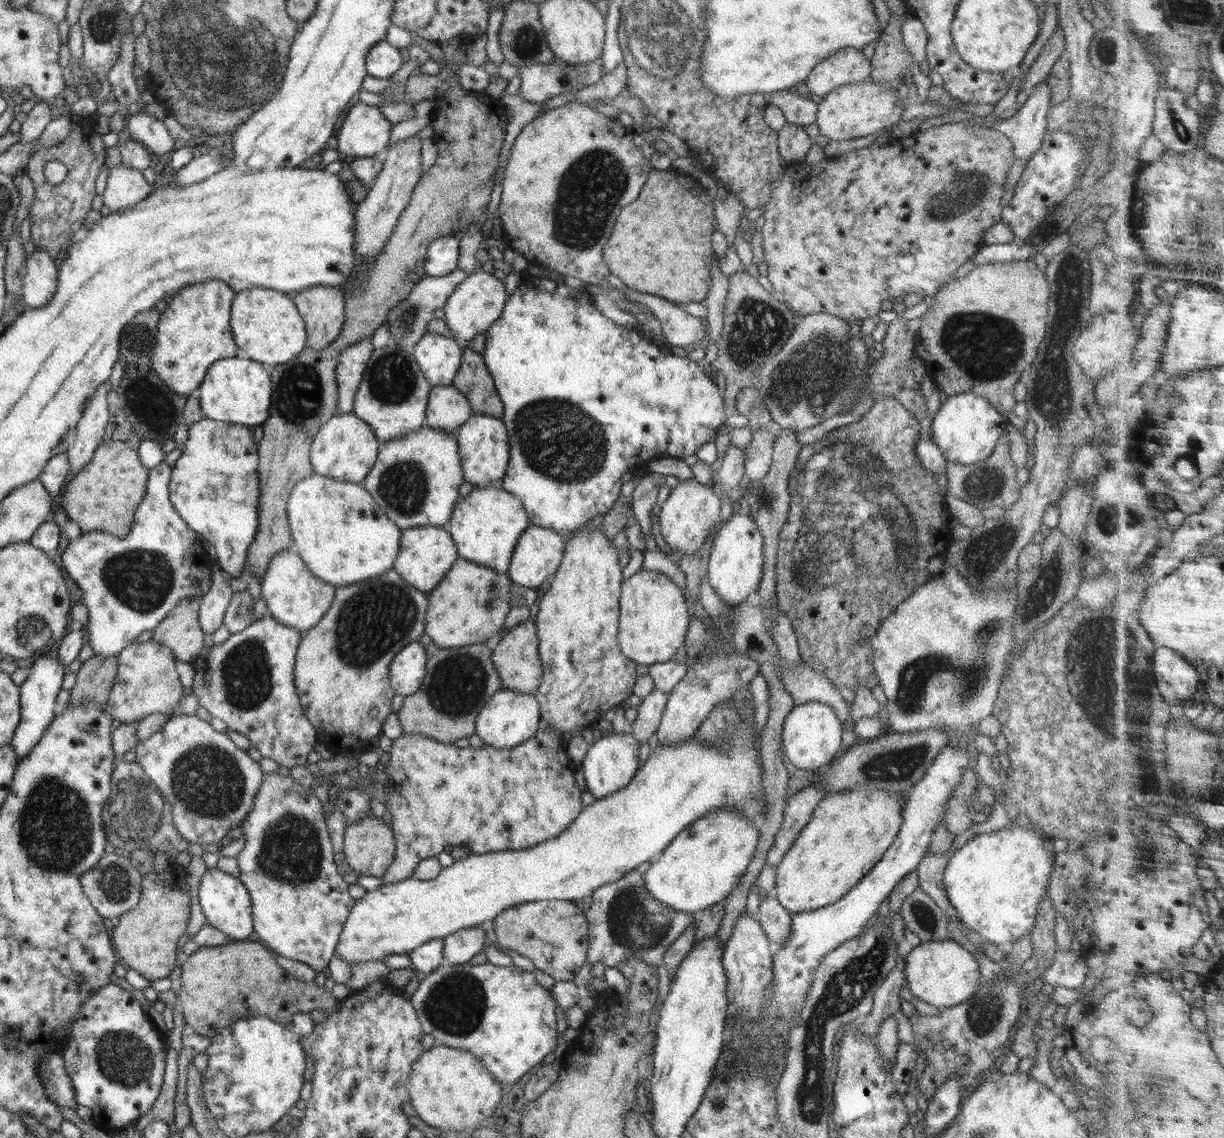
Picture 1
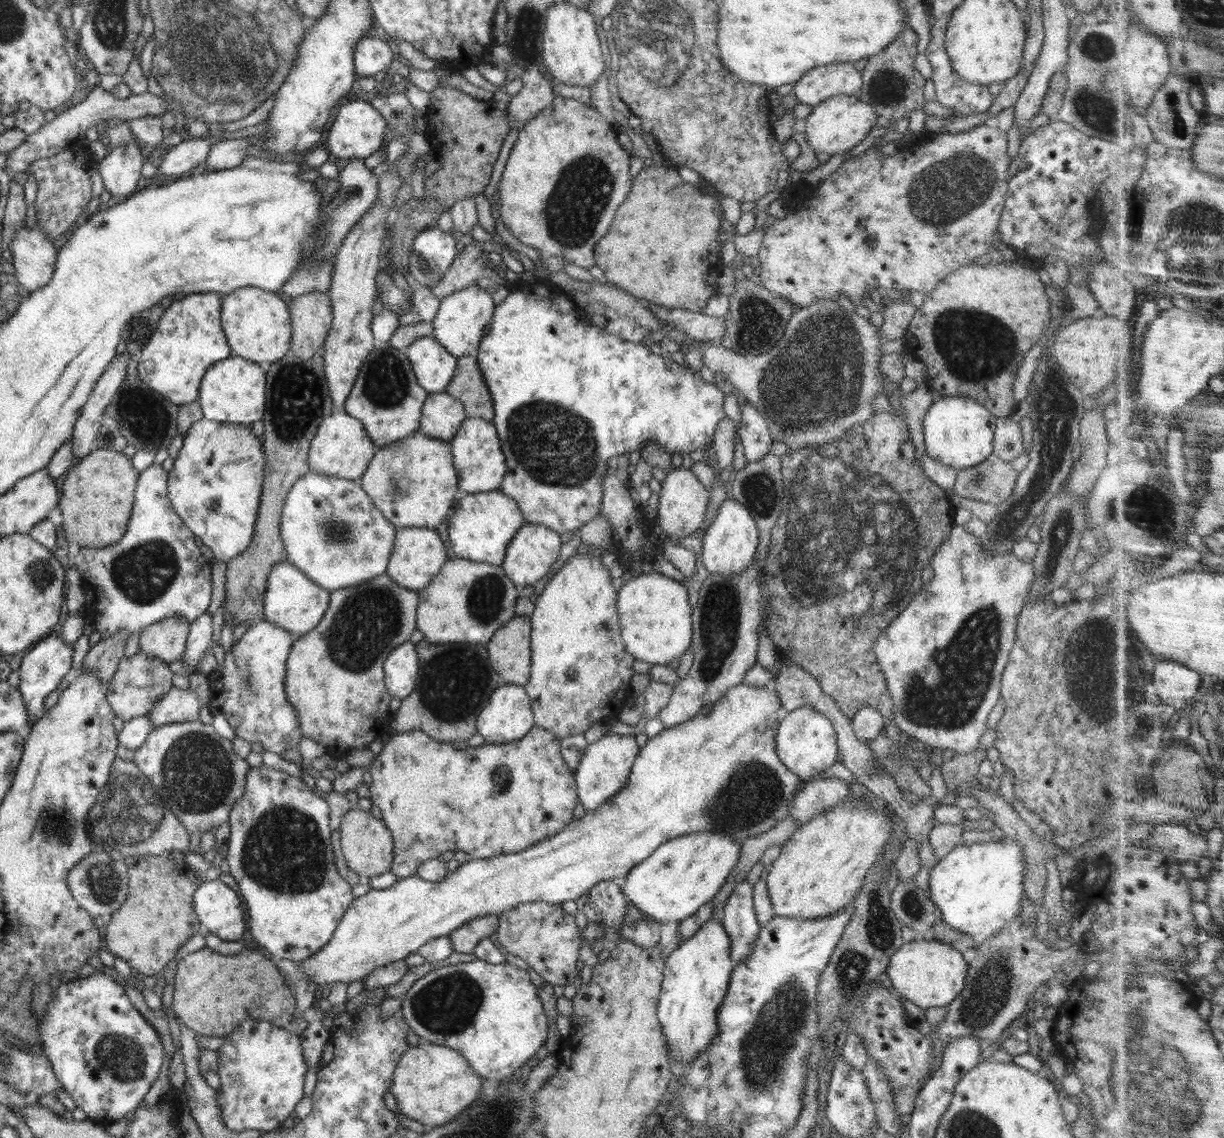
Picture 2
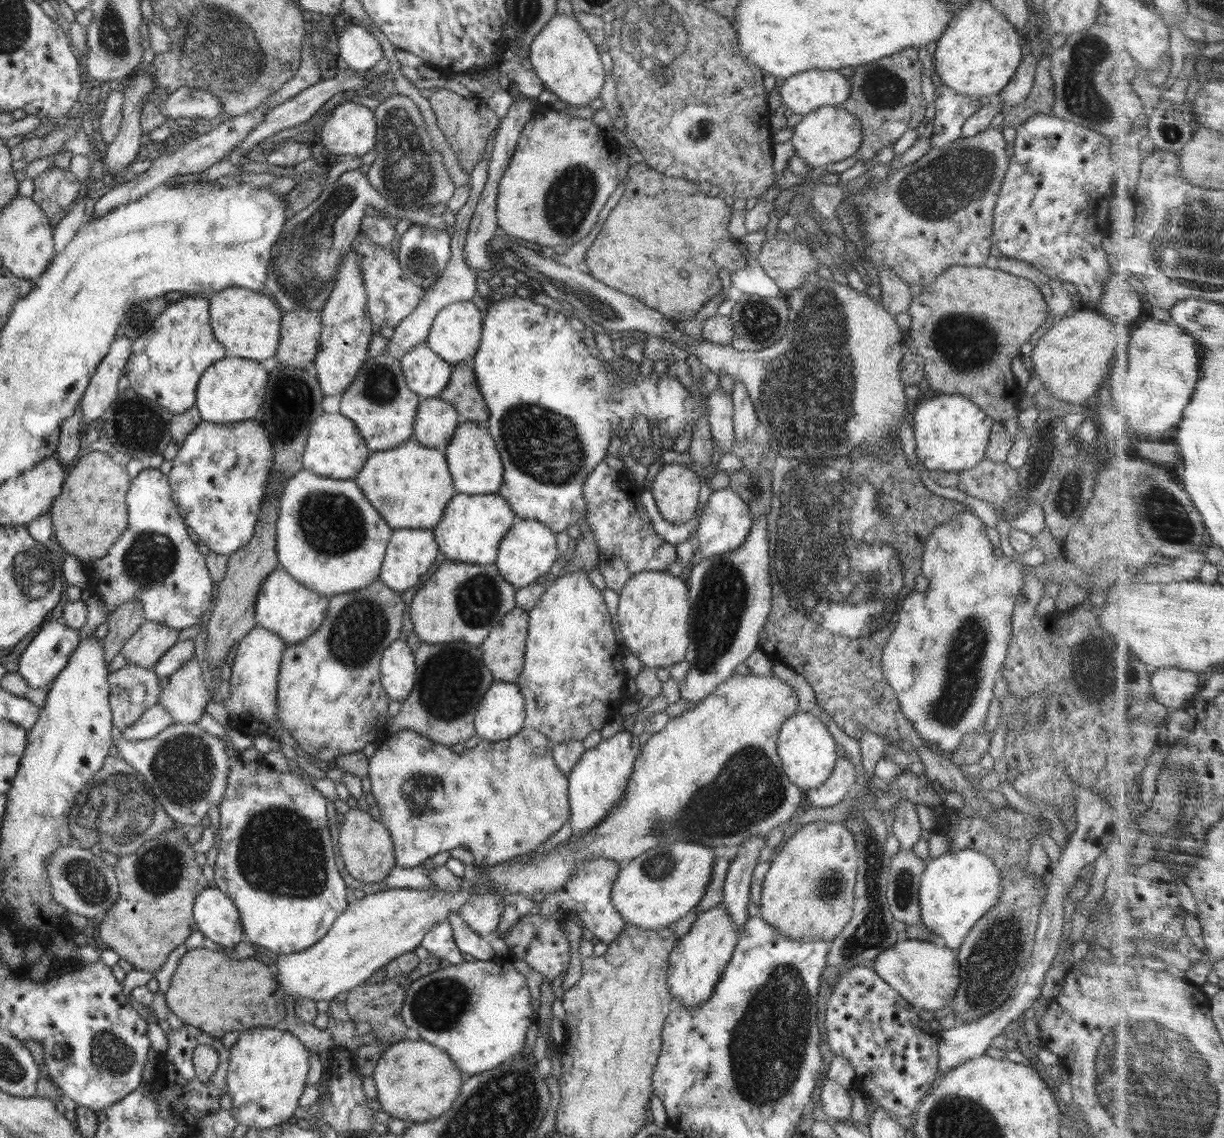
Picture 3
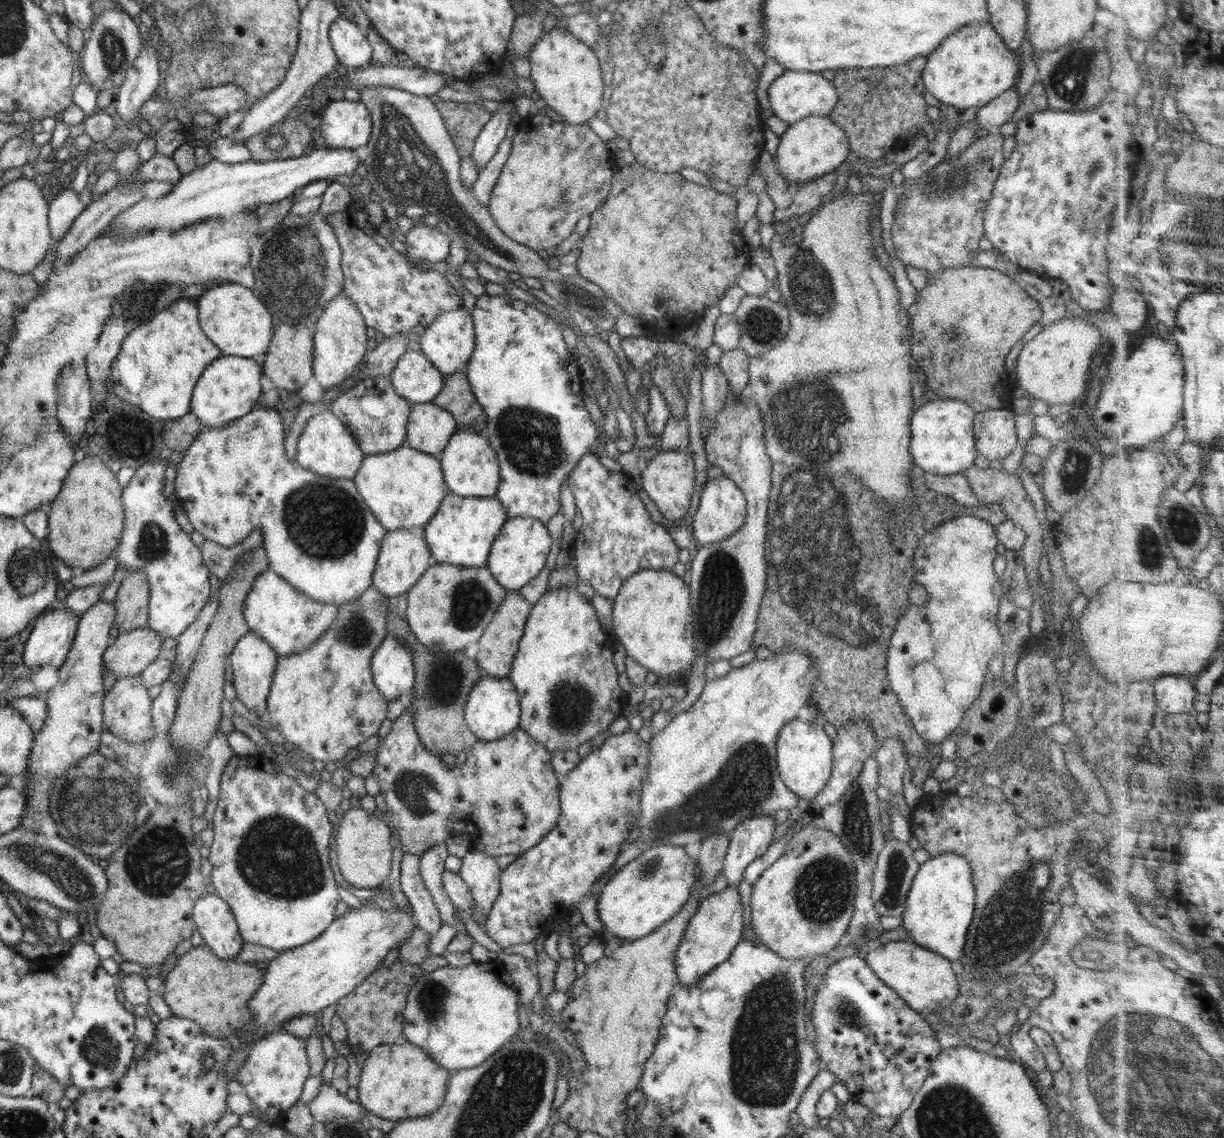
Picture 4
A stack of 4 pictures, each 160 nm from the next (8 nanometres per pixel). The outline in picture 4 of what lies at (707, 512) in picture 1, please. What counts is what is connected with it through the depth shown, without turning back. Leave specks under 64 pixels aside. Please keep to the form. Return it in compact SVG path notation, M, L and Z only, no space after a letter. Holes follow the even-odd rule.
M669 450L658 453L641 472L642 488L658 506L663 518L679 521L684 518L694 492L694 460L686 451Z

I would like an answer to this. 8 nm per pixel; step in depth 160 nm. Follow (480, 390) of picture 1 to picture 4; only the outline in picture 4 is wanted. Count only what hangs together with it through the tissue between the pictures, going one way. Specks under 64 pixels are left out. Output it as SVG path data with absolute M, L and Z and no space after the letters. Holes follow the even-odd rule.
M465 372L446 376L442 390L434 397L433 403L454 417L458 430L485 433L487 416L471 391Z

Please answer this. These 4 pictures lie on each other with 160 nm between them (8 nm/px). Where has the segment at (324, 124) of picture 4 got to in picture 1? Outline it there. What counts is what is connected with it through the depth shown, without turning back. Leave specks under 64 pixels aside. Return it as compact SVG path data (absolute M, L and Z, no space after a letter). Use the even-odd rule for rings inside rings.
M358 102L349 109L338 132L337 151L354 157L382 156L392 128L377 106Z

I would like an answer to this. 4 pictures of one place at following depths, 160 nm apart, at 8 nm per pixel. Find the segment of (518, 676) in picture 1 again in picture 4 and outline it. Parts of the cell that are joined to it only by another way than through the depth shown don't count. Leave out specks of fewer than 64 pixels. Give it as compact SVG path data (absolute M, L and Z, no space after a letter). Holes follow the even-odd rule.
M508 592L505 599L501 602L492 623L482 633L478 641L478 653L475 661L484 675L508 678L511 671L511 663L519 647L519 640L523 635L528 616L530 616L532 603L529 603L518 592Z

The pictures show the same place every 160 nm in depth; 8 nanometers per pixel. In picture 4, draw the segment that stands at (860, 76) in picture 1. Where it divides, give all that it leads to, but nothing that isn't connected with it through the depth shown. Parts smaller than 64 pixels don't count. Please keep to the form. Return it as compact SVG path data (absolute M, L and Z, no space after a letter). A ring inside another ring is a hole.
M786 69L769 87L771 112L789 125L810 115L827 116L839 100L839 92L833 82L816 72Z

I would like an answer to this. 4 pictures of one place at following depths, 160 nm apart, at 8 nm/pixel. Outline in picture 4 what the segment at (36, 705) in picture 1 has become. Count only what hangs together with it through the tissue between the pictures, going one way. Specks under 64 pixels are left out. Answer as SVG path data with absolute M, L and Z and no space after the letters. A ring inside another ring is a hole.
M63 607L51 608L35 619L34 629L24 645L25 666L52 665L58 669L73 645L79 616Z

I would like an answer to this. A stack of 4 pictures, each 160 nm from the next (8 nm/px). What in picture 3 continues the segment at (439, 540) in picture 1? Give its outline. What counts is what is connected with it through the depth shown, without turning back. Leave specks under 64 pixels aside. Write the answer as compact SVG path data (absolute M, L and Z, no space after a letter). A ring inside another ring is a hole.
M393 529L388 541L379 579L392 590L402 592L414 588L427 574L440 554L432 529Z

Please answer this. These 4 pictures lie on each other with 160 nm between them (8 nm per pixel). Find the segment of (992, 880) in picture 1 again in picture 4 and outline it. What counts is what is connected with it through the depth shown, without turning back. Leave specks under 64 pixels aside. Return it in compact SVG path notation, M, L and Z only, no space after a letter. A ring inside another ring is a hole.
M946 853L932 857L919 864L918 872L914 875L906 899L906 912L902 914L902 926L908 936L922 948L927 948L944 958L947 958L956 967L961 962L963 948L966 944L968 927L974 918L976 906L974 884L972 884L972 871L970 863L958 855Z

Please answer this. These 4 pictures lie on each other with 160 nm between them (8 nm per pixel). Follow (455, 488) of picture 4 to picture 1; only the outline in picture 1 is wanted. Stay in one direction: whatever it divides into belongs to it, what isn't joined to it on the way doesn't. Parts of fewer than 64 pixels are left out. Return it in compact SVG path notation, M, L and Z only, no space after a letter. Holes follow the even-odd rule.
M472 414L456 431L455 436L466 482L471 482L476 488L482 488L491 481L501 480L506 474L510 460L510 438L501 419L484 414Z

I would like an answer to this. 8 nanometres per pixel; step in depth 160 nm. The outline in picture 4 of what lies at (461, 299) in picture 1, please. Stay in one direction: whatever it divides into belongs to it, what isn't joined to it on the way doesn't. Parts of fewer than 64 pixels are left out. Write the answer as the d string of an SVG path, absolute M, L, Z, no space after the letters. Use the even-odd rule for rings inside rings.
M461 308L454 312L442 312L442 315L438 315L436 320L423 330L421 338L418 340L417 350L421 351L424 357L430 360L430 363L444 377L467 371L467 365L472 352L474 352L476 339L474 321L472 321L472 314L469 311Z

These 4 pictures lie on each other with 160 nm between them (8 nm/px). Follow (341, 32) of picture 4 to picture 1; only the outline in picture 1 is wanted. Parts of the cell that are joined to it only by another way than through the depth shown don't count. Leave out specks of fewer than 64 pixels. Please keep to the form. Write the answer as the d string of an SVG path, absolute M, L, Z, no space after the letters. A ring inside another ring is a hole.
M384 38L370 47L369 53L366 55L366 72L379 79L393 78L395 72L405 61L400 50L392 47Z

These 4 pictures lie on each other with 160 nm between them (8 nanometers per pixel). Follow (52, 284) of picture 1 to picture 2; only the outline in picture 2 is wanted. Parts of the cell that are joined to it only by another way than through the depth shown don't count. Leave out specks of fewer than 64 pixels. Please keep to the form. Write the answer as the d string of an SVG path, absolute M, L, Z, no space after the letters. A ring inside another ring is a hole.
M24 223L24 230L18 231L9 244L13 256L14 275L16 280L28 292L36 292L38 288L44 288L53 275L54 265L56 262L57 251L54 248L53 242L48 240L45 232L36 225L30 229L26 228Z

